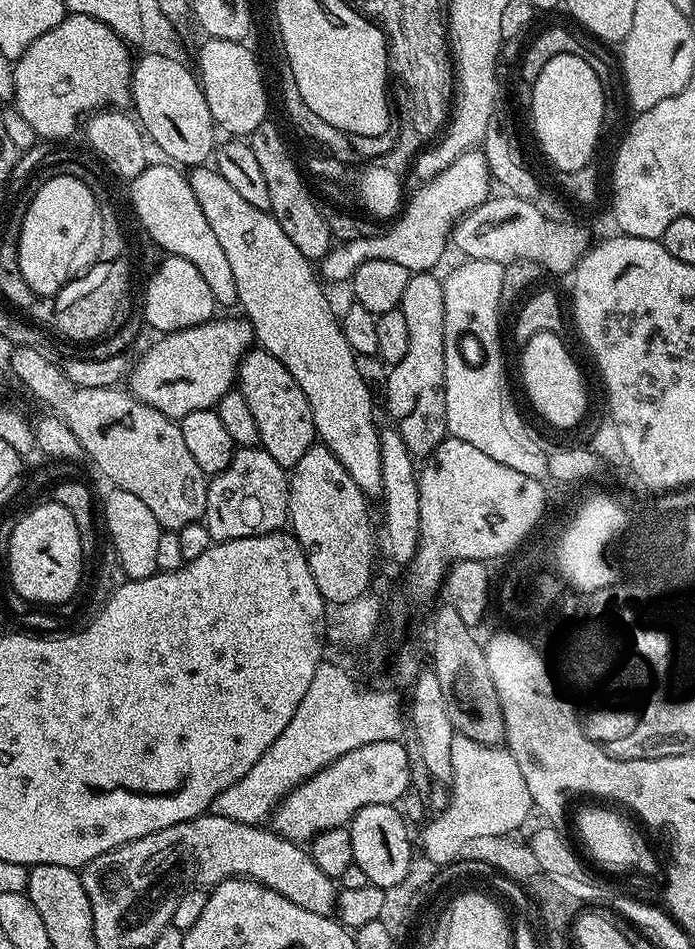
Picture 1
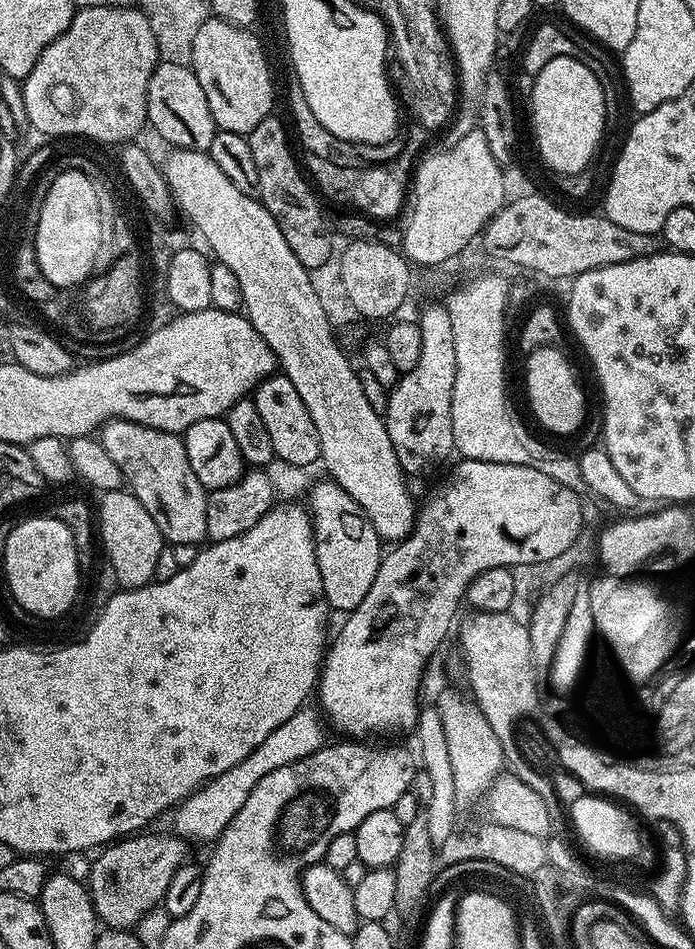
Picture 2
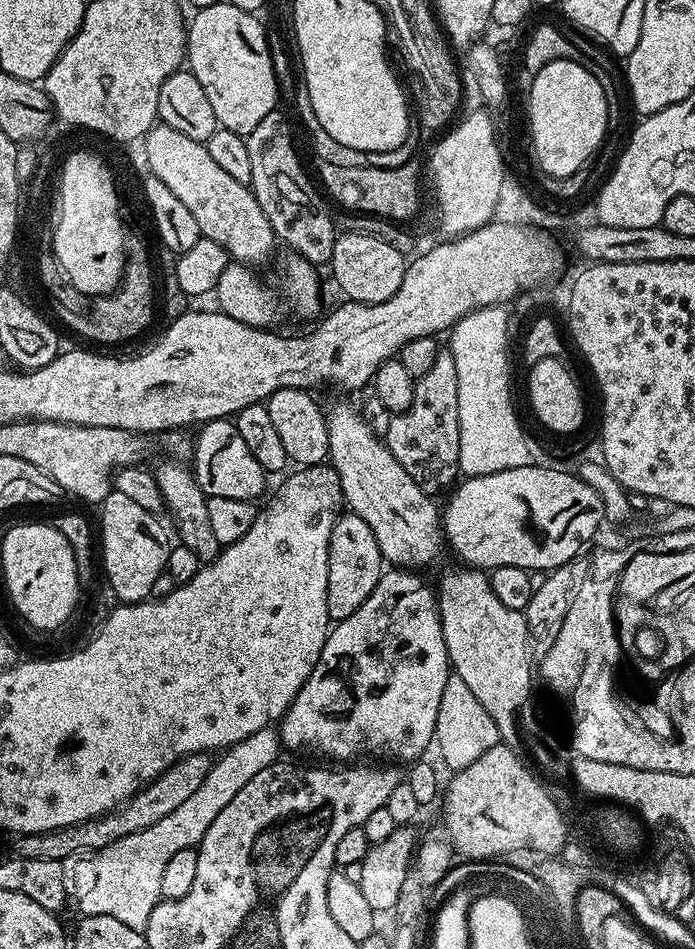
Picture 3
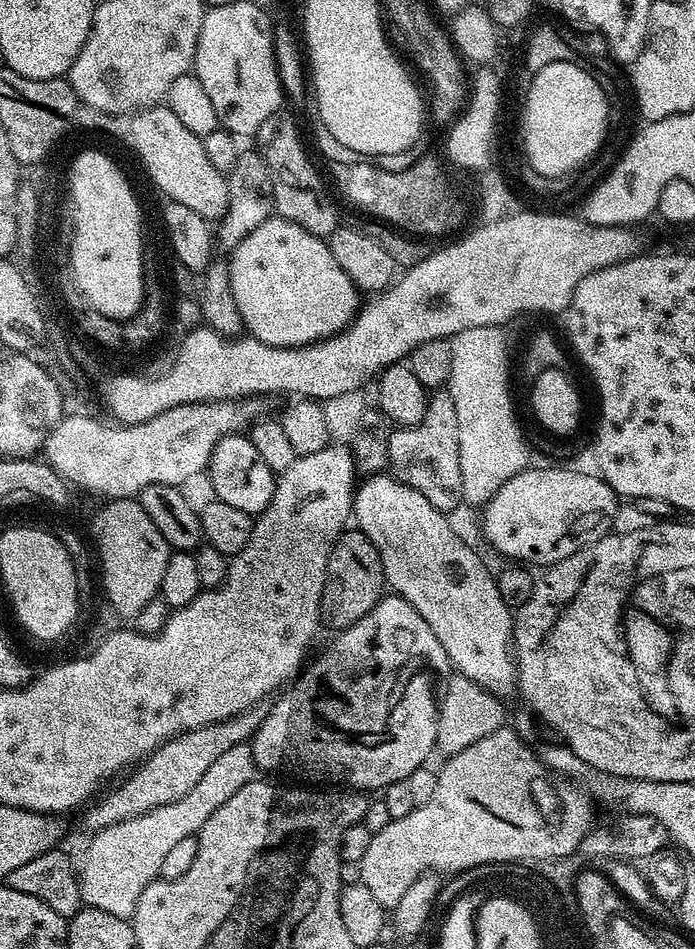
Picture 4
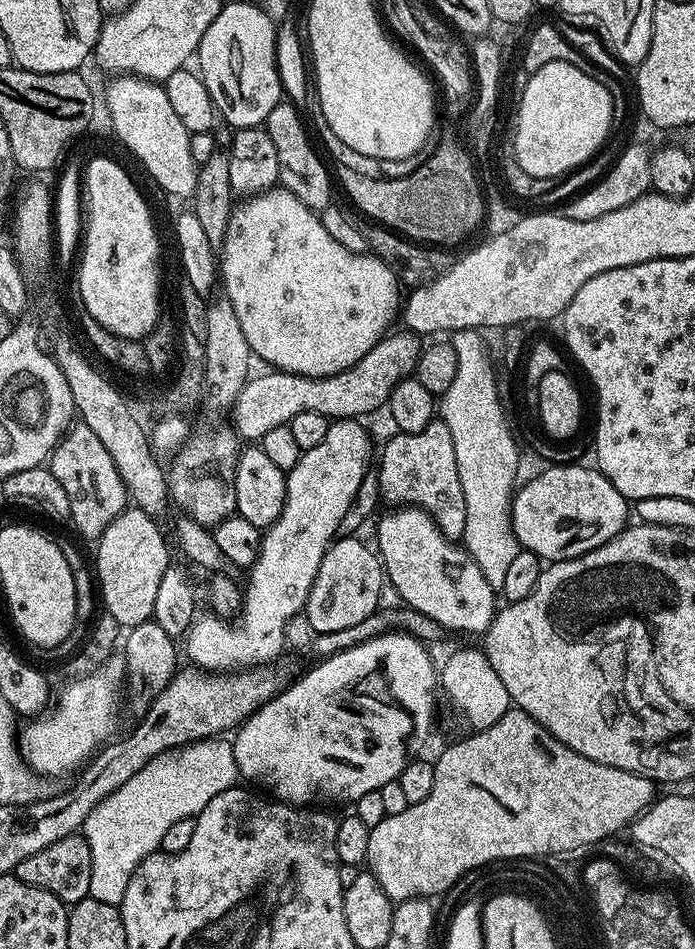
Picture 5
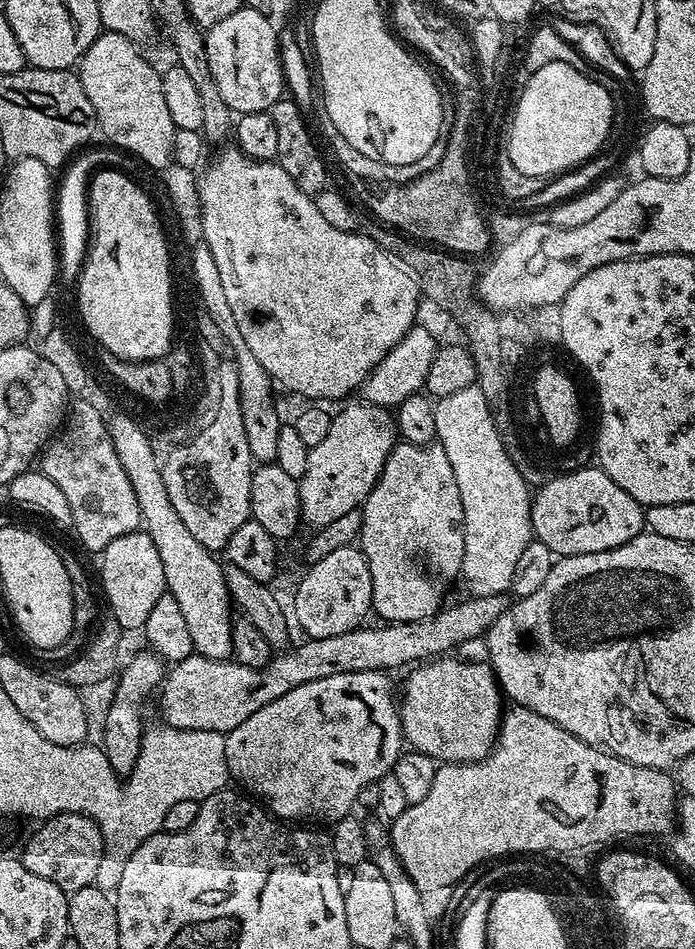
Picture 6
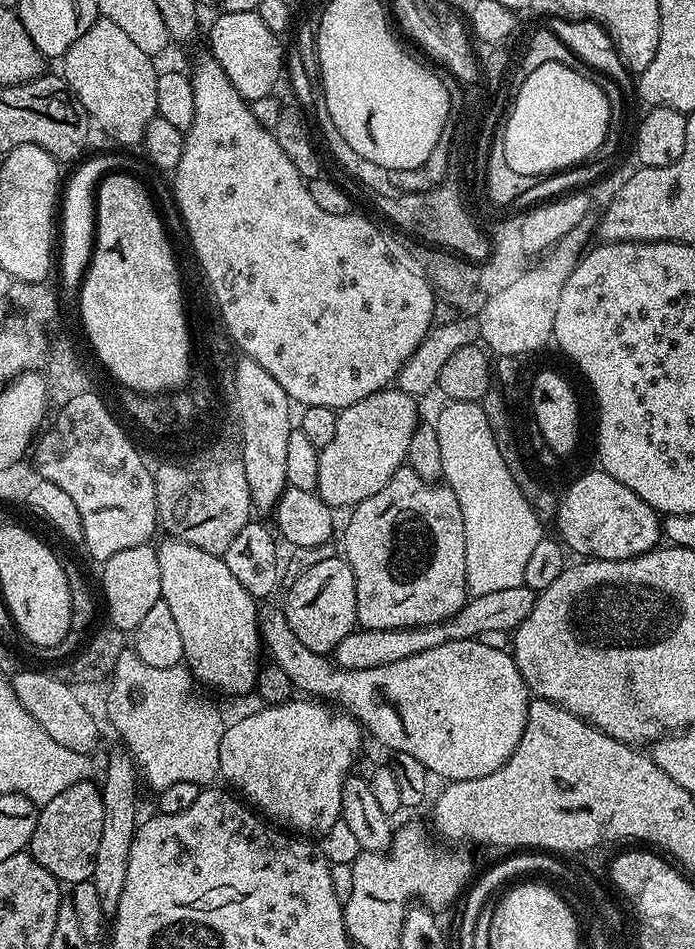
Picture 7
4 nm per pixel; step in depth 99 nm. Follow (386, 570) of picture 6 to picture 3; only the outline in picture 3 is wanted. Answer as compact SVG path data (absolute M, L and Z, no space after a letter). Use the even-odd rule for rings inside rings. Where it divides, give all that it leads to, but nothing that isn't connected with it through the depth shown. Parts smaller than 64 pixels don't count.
M442 350L438 358L434 358L430 371L415 377L415 381L414 402L410 402L405 412L393 415L382 439L394 458L402 462L402 470L425 492L436 494L439 488L451 489L457 483L456 476L461 475L458 370L454 370L454 354Z

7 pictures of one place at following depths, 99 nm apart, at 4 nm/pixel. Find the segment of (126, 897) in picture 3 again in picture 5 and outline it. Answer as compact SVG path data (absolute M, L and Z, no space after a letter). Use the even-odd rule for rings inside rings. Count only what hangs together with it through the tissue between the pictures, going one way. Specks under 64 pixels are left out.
M228 738L196 740L146 762L126 786L118 786L118 790L98 802L86 818L82 835L90 846L92 859L88 895L98 902L119 906L134 870L159 849L166 830L182 818L199 816L210 798L237 787L239 776L232 740Z

